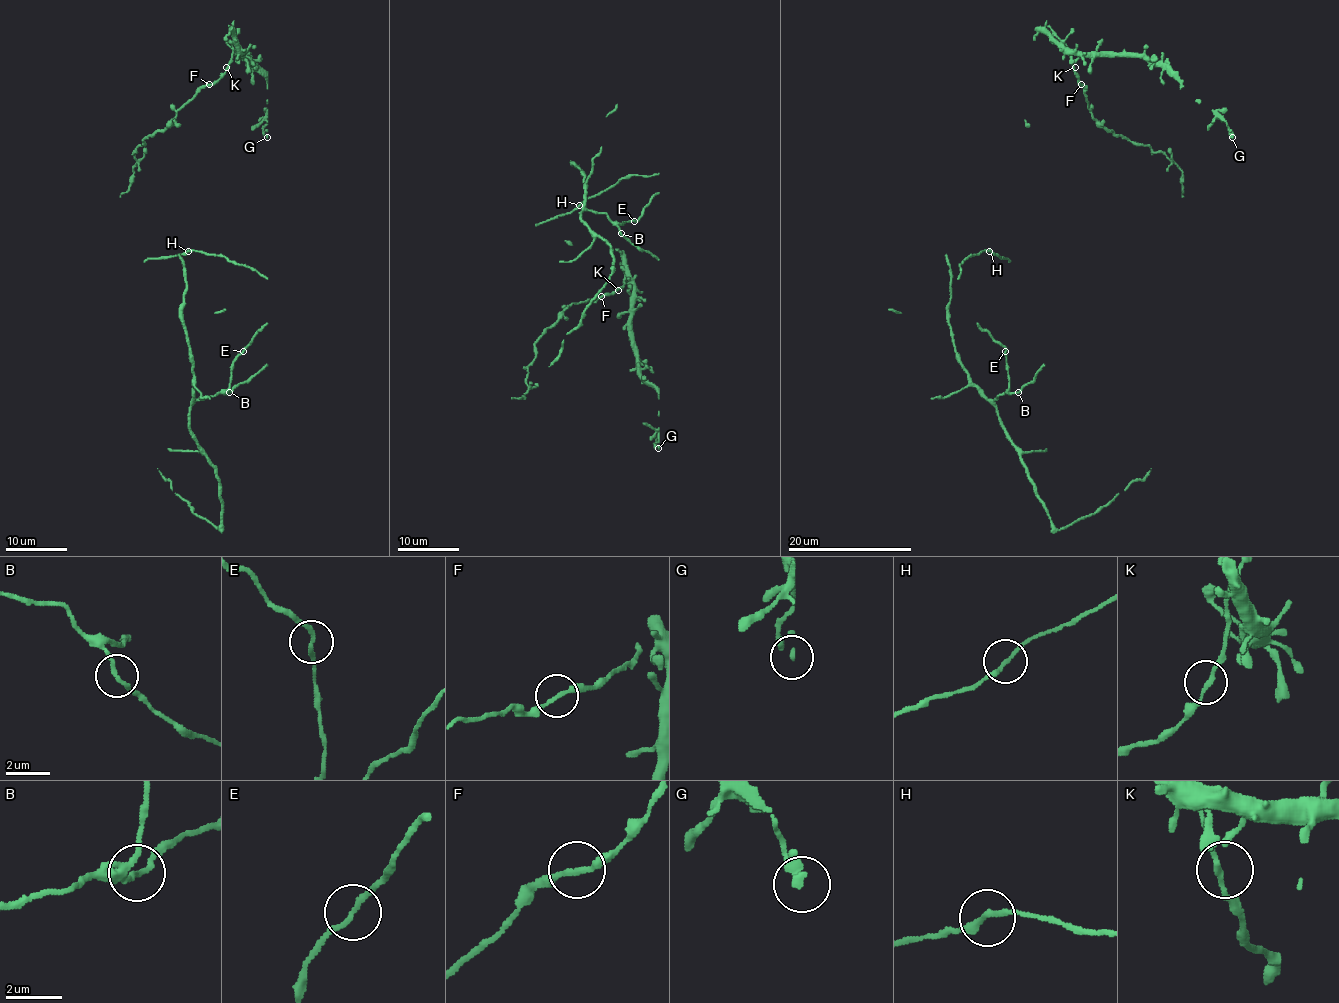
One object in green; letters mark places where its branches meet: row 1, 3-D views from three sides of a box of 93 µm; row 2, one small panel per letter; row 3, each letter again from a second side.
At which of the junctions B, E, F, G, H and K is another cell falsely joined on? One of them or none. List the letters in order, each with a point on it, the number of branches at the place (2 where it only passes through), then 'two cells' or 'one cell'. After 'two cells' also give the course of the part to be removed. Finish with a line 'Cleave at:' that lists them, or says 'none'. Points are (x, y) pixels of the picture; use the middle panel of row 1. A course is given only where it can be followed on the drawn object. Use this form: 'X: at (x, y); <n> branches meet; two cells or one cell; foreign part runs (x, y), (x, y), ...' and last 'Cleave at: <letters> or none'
B: at (621, 233); 2 branches meet; one cell
E: at (634, 221); 2 branches meet; one cell
F: at (601, 296); 2 branches meet; one cell
G: at (658, 448); 2 branches meet; one cell
H: at (579, 205); 2 branches meet; one cell
K: at (618, 290); 2 branches meet; one cell
Cleave at: none

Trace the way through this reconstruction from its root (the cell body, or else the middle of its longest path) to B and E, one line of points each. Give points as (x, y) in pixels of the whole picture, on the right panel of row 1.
B: (946, 254), (951, 273), (948, 323), (957, 361), (989, 400), (1005, 392), (1017, 392)
E: (946, 254), (951, 273), (948, 323), (955, 358), (969, 380), (989, 400), (1002, 395), (1010, 386), (1005, 350)

